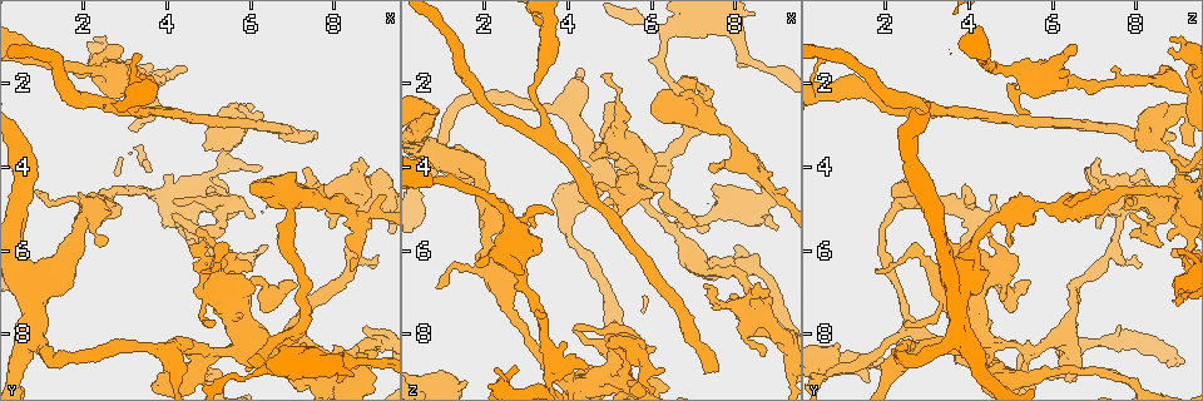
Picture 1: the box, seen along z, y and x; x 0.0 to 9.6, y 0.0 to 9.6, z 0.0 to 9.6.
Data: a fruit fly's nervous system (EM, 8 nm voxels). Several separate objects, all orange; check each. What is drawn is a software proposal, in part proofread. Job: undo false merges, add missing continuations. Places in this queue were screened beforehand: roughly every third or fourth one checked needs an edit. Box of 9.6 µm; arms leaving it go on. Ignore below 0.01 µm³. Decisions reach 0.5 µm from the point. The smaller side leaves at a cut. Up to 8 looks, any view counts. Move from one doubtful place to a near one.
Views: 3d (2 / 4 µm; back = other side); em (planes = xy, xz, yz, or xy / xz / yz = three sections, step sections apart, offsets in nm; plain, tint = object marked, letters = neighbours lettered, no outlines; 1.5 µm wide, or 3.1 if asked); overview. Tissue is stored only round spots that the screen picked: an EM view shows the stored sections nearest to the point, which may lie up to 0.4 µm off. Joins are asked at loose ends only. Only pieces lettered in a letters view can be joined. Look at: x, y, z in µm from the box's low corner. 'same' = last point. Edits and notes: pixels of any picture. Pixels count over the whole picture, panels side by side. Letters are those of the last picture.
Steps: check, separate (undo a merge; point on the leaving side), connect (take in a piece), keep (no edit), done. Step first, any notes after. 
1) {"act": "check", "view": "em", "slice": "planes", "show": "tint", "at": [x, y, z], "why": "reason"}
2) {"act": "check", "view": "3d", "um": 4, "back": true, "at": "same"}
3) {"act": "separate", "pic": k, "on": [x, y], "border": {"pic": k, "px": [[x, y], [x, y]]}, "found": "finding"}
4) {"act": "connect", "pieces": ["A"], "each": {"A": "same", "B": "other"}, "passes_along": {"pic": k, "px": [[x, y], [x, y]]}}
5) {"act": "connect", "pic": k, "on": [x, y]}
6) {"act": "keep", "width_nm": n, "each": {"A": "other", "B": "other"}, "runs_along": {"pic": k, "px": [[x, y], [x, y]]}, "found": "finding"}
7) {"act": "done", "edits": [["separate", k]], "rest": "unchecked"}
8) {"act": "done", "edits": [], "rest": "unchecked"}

{"act": "check", "view": "em", "slice": "xy", "step": 8, "show": "tint", "at": [4.75, 6.30, 3.40], "why": "free end"}

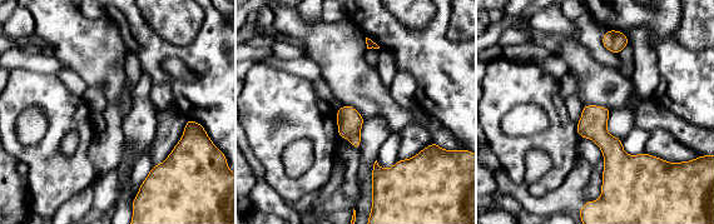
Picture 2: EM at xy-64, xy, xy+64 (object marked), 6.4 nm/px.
{"act": "check", "view": "em", "slice": "xz", "step": 8, "show": "letters", "at": "same"}

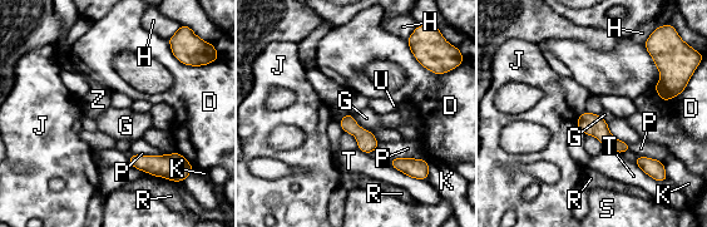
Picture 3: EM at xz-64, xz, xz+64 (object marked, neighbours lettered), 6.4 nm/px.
{"act": "keep", "longest_contact_nm": ["D", 320], "each": {"D": "other", "G": "other", "H": "other", "J": "other", "K": "other", "P": "other", "R": "other", "S": "other", "T": "other", "U": "other", "Z": "other"}, "found": "no lettered piece goes on from it"}

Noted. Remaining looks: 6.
{"act": "check", "view": "3d", "um": 2, "at": [4.40, 1.65, 8.90], "why": "branch stops here"}

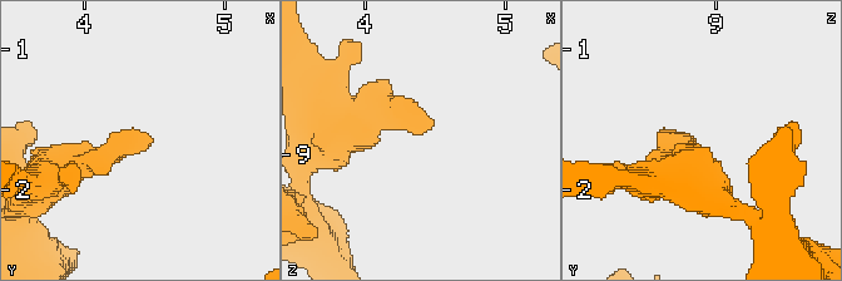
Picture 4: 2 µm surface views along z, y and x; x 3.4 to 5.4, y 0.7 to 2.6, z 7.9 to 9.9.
{"act": "check", "view": "em", "slice": "planes", "show": "letters", "at": [4.46, 1.64, 8.84], "why": "need the tissue"}

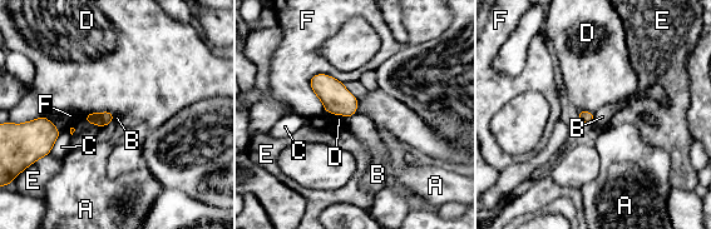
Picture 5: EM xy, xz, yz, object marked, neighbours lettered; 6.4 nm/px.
{"act": "keep", "longest_contact_nm": ["F", 240], "each": {"A": "other", "B": "other", "C": "other", "D": "other", "E": "other", "F": "other"}, "border": {"pic": 5, "px": [[593, 113], [595, 122]]}, "found": "no lettered piece goes on from it"}

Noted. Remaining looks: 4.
{"act": "check", "view": "em", "slice": "planes", "show": "letters", "at": [2.95, 1.15, 6.50], "why": "free end"}

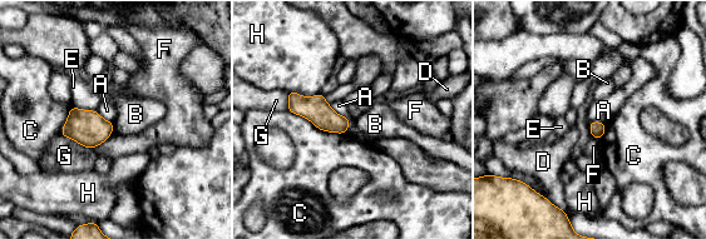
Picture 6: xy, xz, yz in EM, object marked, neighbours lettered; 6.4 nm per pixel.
{"act": "keep", "each": {"A": "other", "B": "other", "C": "other", "D": "other", "E": "other", "F": "other", "G": "other", "H": "other"}, "border": {"pic": 6, "px": [[329, 104], [349, 119], [346, 133]]}, "found": "no lettered piece goes on from it"}

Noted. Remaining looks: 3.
{"act": "done", "edits": [], "rest": "unchecked"}

